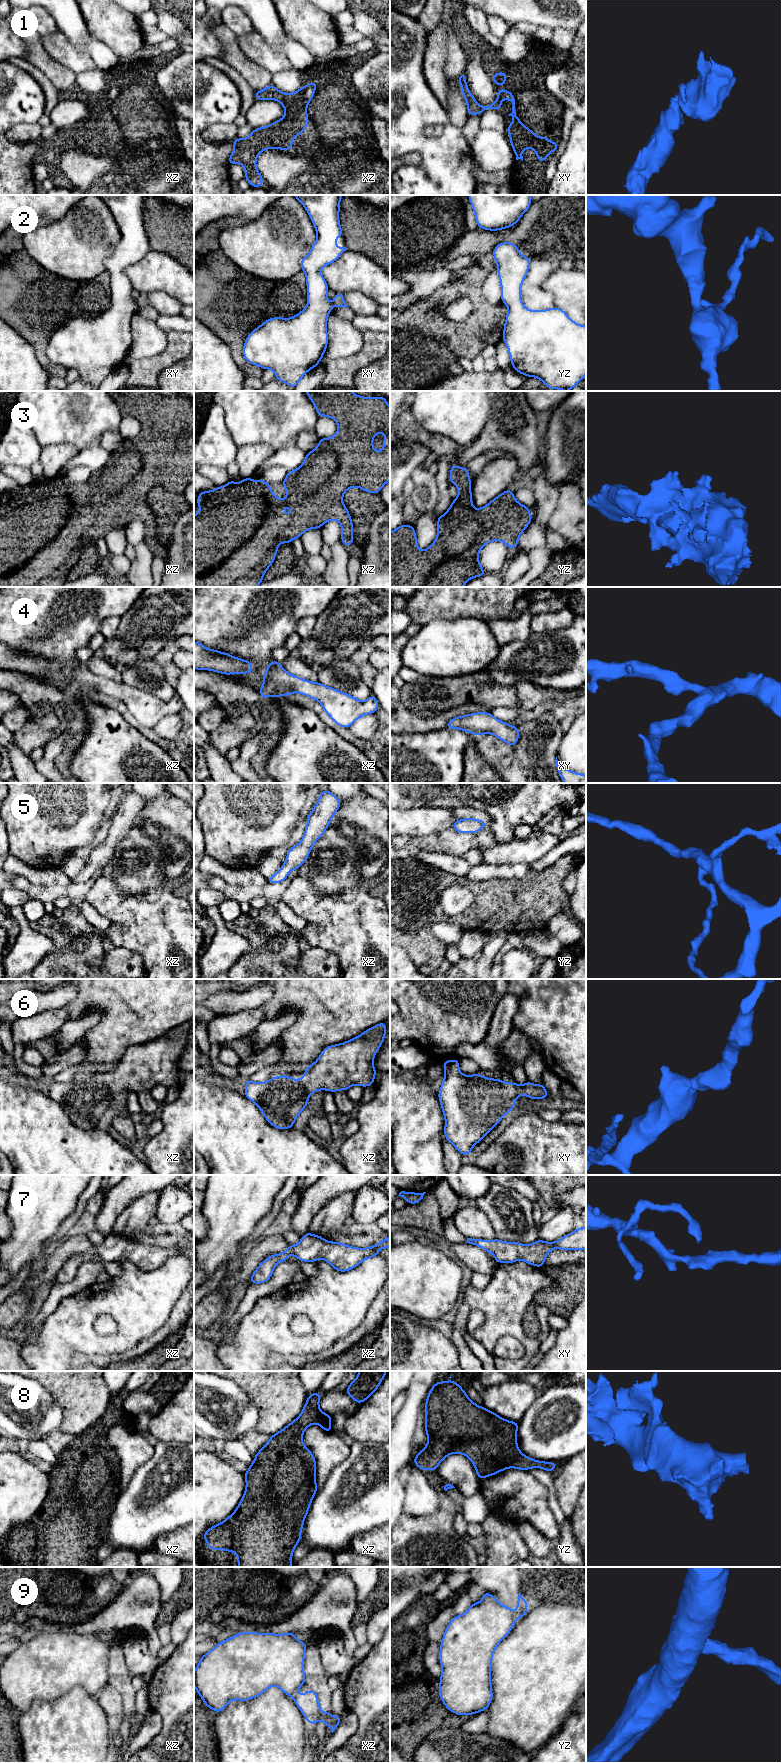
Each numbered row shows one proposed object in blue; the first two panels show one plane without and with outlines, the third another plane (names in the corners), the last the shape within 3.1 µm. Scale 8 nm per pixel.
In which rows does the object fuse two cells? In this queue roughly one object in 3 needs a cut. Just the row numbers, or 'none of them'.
9

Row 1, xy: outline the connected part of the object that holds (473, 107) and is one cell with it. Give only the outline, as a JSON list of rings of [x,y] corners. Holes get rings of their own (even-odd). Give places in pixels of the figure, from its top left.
[[[464,74],[459,77],[459,84],[461,85],[461,91],[463,97],[467,103],[468,116],[475,114],[481,115],[486,109],[501,110],[502,99],[512,102],[512,113],[508,116],[513,116],[512,124],[507,124],[508,135],[510,137],[510,143],[515,153],[516,160],[521,159],[523,161],[522,151],[531,148],[536,153],[536,159],[544,162],[548,158],[550,152],[556,152],[559,142],[551,142],[546,136],[537,137],[535,133],[523,123],[516,115],[515,99],[513,94],[509,90],[500,90],[498,88],[497,99],[489,106],[480,106],[472,93],[469,91],[467,81]]]

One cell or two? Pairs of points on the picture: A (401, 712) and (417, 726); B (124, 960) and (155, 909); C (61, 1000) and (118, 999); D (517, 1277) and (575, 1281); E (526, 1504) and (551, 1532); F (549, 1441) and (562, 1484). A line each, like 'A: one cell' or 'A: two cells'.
A: one cell
B: two cells
C: two cells
D: two cells
E: one cell
F: two cells

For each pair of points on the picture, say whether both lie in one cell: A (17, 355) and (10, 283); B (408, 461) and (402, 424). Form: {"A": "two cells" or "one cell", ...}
{"A": "two cells", "B": "two cells"}

